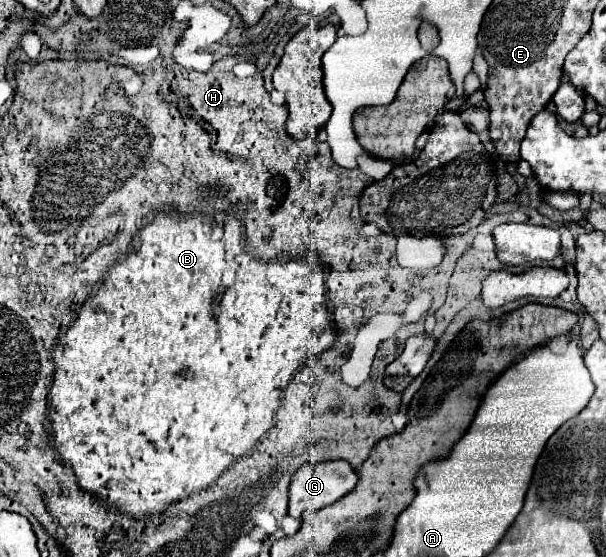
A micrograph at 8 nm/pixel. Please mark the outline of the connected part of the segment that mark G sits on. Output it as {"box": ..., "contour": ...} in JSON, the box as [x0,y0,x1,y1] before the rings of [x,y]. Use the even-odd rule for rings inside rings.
{"box":[288,461,358,519],"contour":[[[326,461],[318,465],[304,465],[298,469],[290,483],[290,501],[288,501],[288,515],[300,519],[304,511],[316,511],[322,509],[346,493],[350,493],[358,483],[356,471],[350,467],[348,461]]]}

